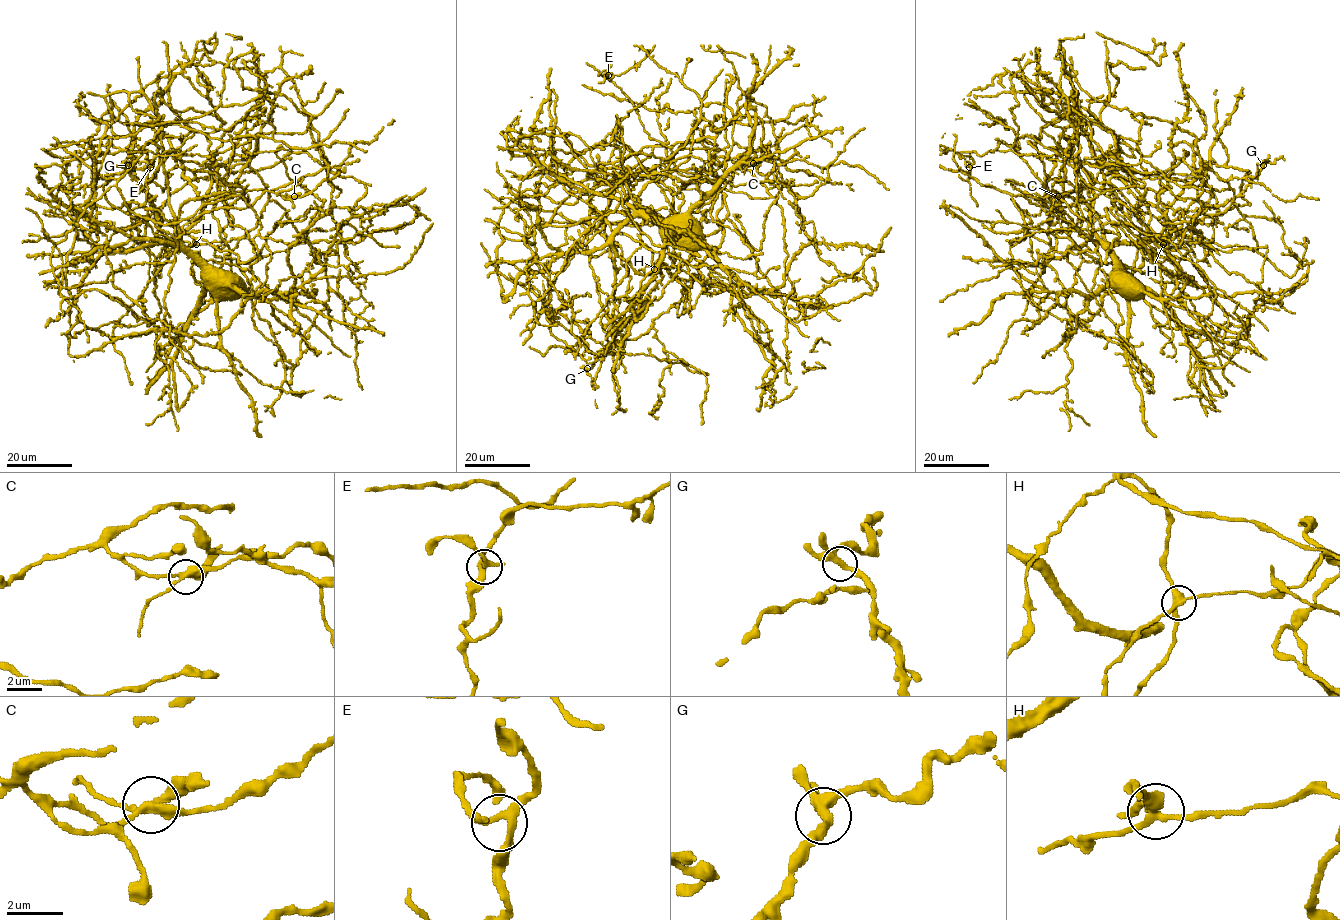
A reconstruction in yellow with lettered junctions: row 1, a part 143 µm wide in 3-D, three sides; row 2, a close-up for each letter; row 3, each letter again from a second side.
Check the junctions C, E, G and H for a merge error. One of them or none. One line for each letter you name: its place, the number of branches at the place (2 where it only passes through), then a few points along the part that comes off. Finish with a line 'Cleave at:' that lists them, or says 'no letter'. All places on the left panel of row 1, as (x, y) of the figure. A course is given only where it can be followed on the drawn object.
C: Place: (294, 196). Branches: 4
Cleave at: C

